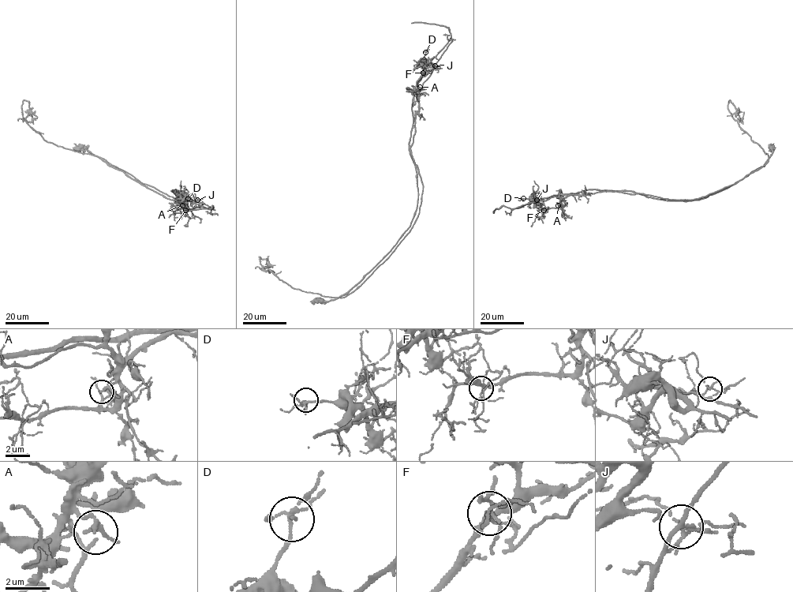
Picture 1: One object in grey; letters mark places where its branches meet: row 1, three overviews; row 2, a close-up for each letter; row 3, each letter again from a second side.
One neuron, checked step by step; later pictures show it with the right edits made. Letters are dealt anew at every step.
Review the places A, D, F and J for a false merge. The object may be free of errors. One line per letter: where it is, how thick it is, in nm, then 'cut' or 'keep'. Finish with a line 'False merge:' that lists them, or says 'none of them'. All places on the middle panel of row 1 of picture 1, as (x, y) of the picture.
A: (420, 87) | 120 nm | keep
D: (425, 52) | 150 nm | keep
F: (423, 73) | 220 nm | keep
J: (435, 65) | 120 nm | cut
False merge: J

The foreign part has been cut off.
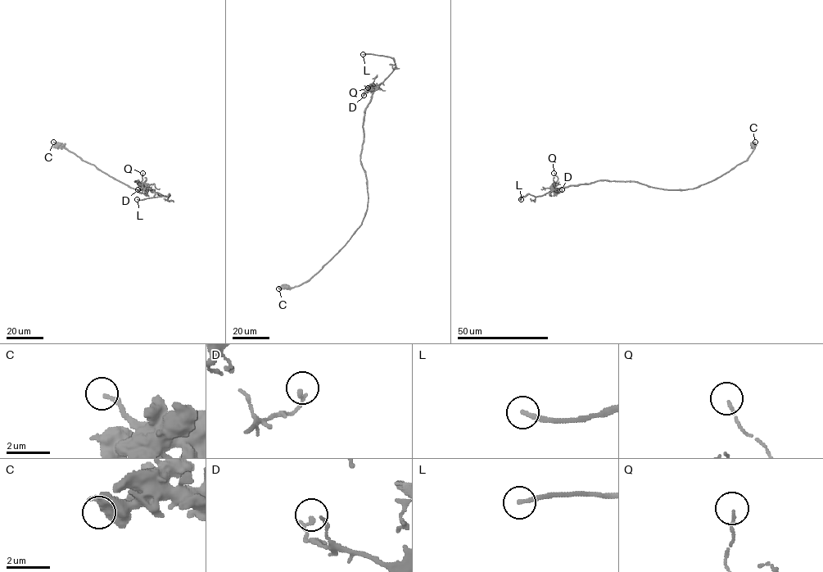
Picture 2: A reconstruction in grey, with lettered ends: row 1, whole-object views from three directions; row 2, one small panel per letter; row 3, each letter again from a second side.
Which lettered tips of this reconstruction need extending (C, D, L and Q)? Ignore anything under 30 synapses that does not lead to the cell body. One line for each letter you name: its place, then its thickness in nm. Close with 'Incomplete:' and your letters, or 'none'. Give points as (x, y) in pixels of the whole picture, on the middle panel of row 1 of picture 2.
L: (363, 54) | 200 nm
Incomplete: L

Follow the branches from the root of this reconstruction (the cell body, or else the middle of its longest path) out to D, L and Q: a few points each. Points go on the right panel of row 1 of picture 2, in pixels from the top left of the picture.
D: (644, 184), (635, 181), (598, 180), (571, 185), (562, 189)
L: (644, 184), (635, 181), (598, 180), (555, 188), (537, 197), (527, 193), (521, 199)
Q: (644, 184), (635, 181), (598, 180), (571, 185), (554, 191), (552, 187), (558, 177), (553, 173)

